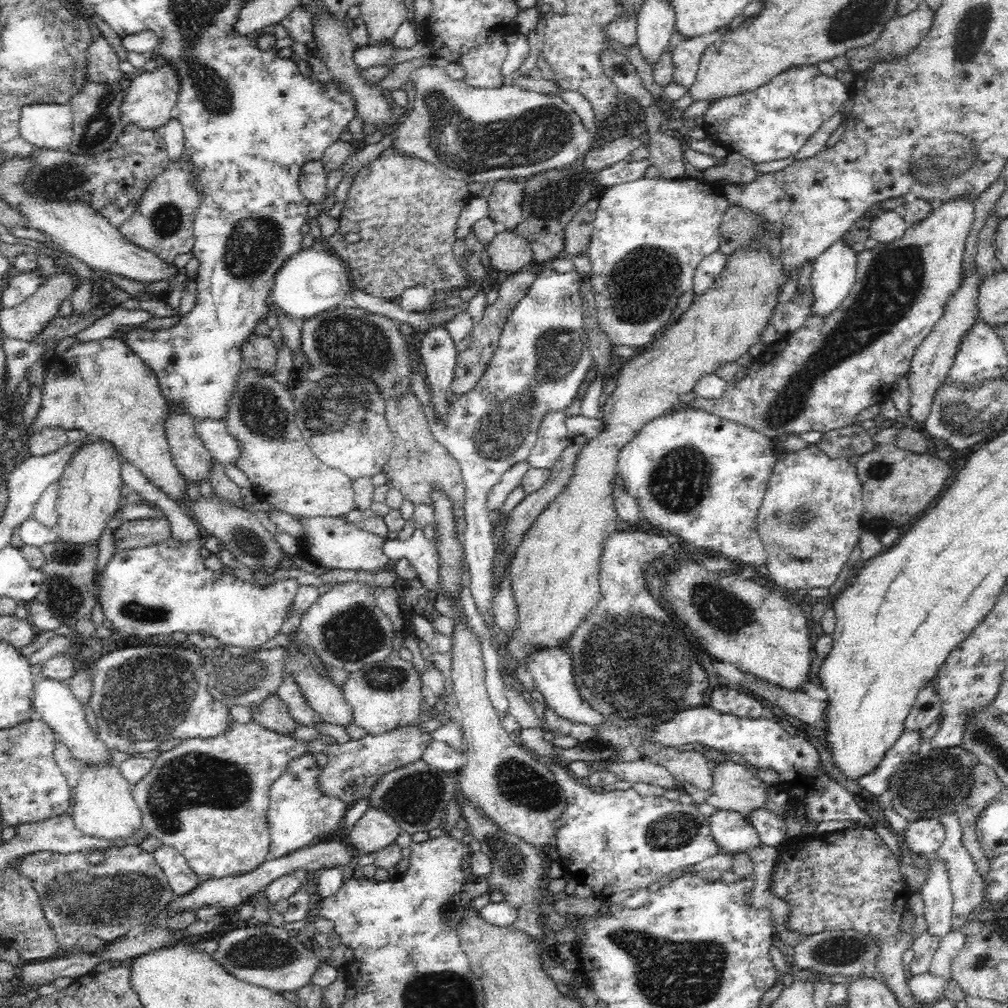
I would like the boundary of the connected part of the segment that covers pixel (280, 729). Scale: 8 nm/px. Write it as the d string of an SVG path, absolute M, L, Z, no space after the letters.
M272 694L270 698L262 700L260 706L254 708L252 719L258 726L282 736L294 736L298 725L278 694Z

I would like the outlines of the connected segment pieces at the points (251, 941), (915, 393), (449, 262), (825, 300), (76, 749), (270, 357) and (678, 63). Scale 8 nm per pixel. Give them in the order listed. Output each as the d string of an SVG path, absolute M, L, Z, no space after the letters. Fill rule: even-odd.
M253 923L242 929L225 934L218 942L218 952L214 959L229 973L256 986L266 987L277 993L297 991L312 983L314 974L322 968L320 959L313 948L304 944L302 936L289 936L290 927Z
M976 261L965 270L965 277L959 287L946 299L942 318L934 324L932 331L916 348L910 366L908 383L910 383L910 416L915 423L925 422L931 409L936 390L940 388L948 377L949 370L956 361L957 353L961 348L963 337L970 334L975 321L979 318L979 290L986 276L978 271Z
M396 147L384 149L357 172L338 216L339 228L324 243L346 263L354 286L370 296L397 301L406 290L416 286L436 292L464 288L472 280L463 264L454 259L452 244L457 240L458 218L472 197L466 186L466 181L449 177L428 161L402 153ZM350 232L359 234L360 240L346 242L346 234ZM442 271L447 274L446 280L441 277Z
M846 238L831 243L812 260L812 314L826 315L835 310L852 288L856 269L856 251Z
M40 675L35 677L31 693L31 706L34 716L53 728L58 742L64 743L75 759L94 763L112 760L110 749L90 727L82 705L75 699L67 682L63 683Z
M250 334L248 340L244 340L240 351L242 351L242 359L247 363L247 367L264 369L274 376L279 351L268 336Z
M703 35L684 38L675 46L673 76L676 84L689 89L696 82L700 60L707 46Z

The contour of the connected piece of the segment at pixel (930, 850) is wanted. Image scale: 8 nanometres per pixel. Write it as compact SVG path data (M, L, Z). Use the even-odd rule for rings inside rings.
M918 818L909 822L901 836L911 855L930 858L937 853L945 838L945 829L937 818Z

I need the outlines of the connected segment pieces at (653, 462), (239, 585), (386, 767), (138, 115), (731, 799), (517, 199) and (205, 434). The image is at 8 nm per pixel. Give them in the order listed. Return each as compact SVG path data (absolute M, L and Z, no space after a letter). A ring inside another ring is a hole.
M680 410L680 412L670 412L660 415L658 418L651 419L650 422L643 424L635 433L630 437L628 442L619 450L618 464L616 464L616 474L619 477L619 482L622 483L624 490L635 498L639 506L639 517L644 518L646 524L650 524L652 529L662 531L663 533L670 534L675 541L690 544L690 546L698 546L714 552L720 551L722 556L733 563L751 564L758 566L764 564L766 560L766 553L763 550L762 543L759 541L759 534L755 532L755 511L758 508L760 499L764 494L767 487L767 478L770 474L770 469L774 466L777 454L777 441L775 439L766 438L763 434L755 430L747 429L745 426L740 426L735 422L718 418L714 414L708 414L703 410Z
M170 535L148 546L120 549L116 556L112 556L95 581L95 590L99 595L105 618L110 620L113 627L123 636L148 638L174 632L184 634L202 632L206 636L216 638L224 649L226 646L244 649L260 647L279 634L286 608L294 604L300 586L298 578L286 578L269 587L258 587L249 581L239 579L234 572L210 570L206 566L206 559L200 554L202 547L202 537L177 539L174 535Z
M418 725L396 727L380 734L366 734L358 740L345 743L325 744L315 739L308 742L310 749L328 756L327 763L317 774L317 786L327 797L338 799L349 805L355 804L360 799L367 798L379 781L386 774L410 766L422 759L426 748L433 742L432 732L424 732Z
M170 65L156 67L153 71L144 71L131 80L126 96L120 103L120 121L125 127L136 126L140 130L158 130L167 126L175 116L175 104L178 98L179 82Z
M732 760L712 766L712 794L706 802L715 810L732 810L749 818L754 808L764 809L768 784L752 776L742 764Z
M502 180L491 183L492 190L490 195L487 197L488 201L488 217L490 217L496 223L496 230L500 232L504 232L506 230L513 231L514 228L522 222L524 218L522 212L522 197L523 197L523 189L524 184L523 181L510 181L510 180Z
M205 418L197 421L197 431L213 459L234 465L243 454L243 444L228 430L225 419Z

